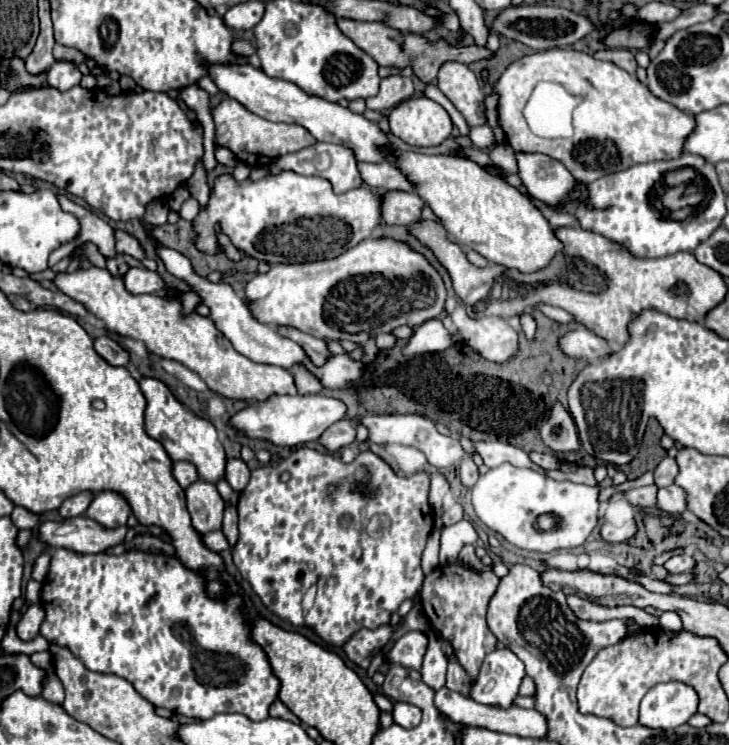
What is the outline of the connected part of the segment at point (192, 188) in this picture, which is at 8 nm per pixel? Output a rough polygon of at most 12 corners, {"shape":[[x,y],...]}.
{"shape":[[202,159],[188,179],[190,196],[208,203],[210,185]]}

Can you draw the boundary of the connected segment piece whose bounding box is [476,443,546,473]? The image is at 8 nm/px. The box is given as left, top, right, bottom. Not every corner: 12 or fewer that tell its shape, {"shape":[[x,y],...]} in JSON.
{"shape":[[476,443],[484,465],[498,467],[508,461],[546,473],[532,463],[526,451],[508,443]]}

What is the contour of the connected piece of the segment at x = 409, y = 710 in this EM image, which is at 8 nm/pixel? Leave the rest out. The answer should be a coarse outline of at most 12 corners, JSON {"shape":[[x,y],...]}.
{"shape":[[394,703],[394,723],[420,725],[422,713],[416,705]]}

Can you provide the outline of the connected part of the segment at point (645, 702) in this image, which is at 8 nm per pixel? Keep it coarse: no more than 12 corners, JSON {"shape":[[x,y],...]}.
{"shape":[[660,683],[640,703],[638,723],[674,729],[696,713],[696,691]]}

